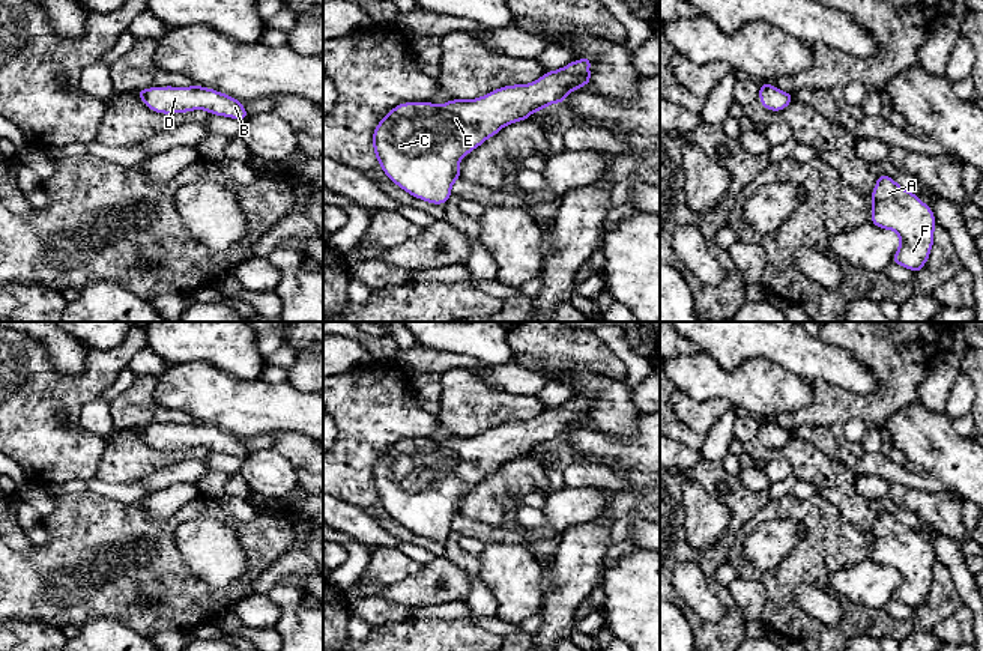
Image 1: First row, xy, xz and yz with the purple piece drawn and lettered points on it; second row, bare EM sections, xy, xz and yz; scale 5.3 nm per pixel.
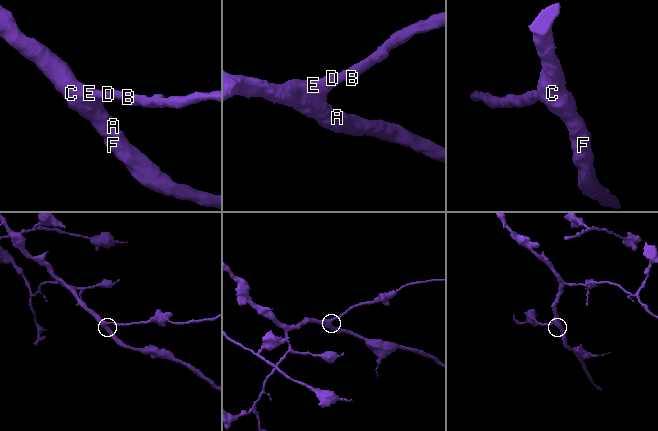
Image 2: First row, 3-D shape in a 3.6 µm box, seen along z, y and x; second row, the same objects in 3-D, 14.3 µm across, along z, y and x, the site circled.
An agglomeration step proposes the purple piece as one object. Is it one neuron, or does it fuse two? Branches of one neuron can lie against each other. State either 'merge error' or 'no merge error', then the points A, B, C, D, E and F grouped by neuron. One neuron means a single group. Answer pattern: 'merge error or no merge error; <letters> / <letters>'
no merge error; A B C D E F

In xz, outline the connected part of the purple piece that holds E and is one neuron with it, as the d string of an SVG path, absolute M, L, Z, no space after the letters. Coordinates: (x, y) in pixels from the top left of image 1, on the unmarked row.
M591 394L570 398L556 407L546 407L529 421L504 422L473 436L449 436L445 441L403 439L395 442L373 468L373 489L385 513L415 535L446 541L451 525L461 516L460 496L496 472L507 462L528 457L535 448L562 441L567 433L591 421Z

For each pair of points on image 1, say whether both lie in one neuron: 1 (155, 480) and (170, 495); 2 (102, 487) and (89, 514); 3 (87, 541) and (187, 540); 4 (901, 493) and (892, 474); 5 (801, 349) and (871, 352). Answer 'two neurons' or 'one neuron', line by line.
1: two neurons
2: two neurons
3: two neurons
4: two neurons
5: two neurons

